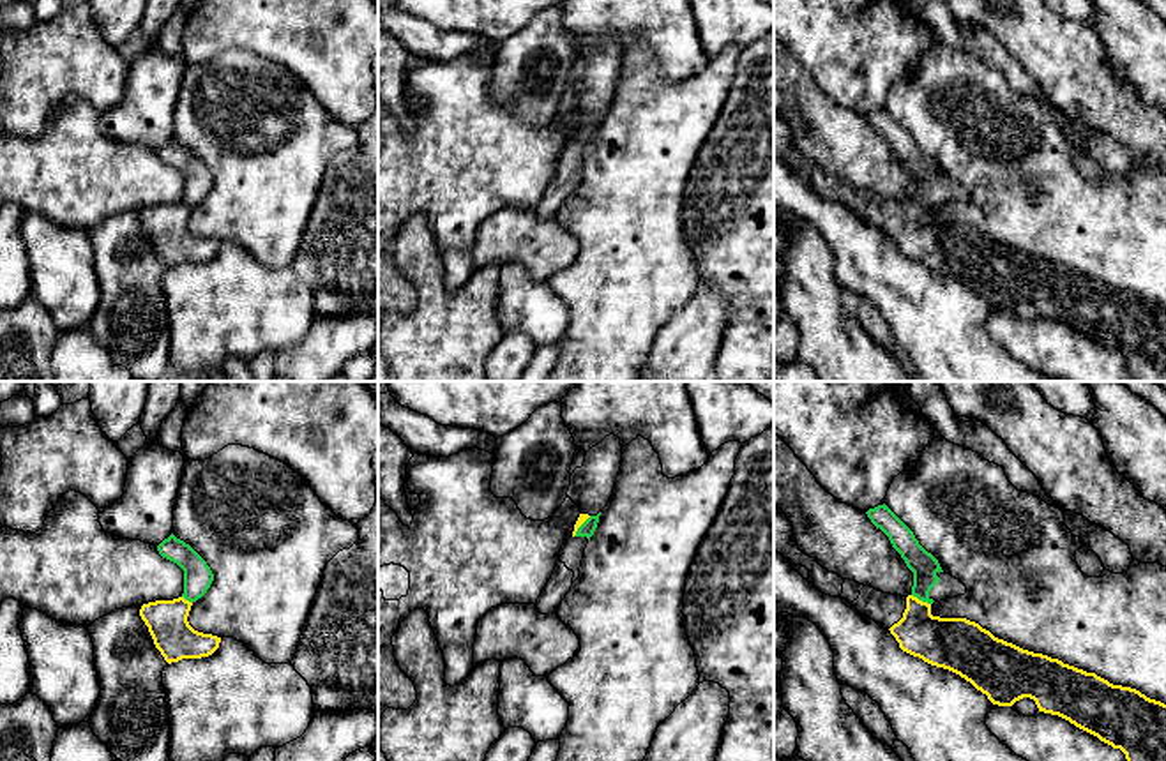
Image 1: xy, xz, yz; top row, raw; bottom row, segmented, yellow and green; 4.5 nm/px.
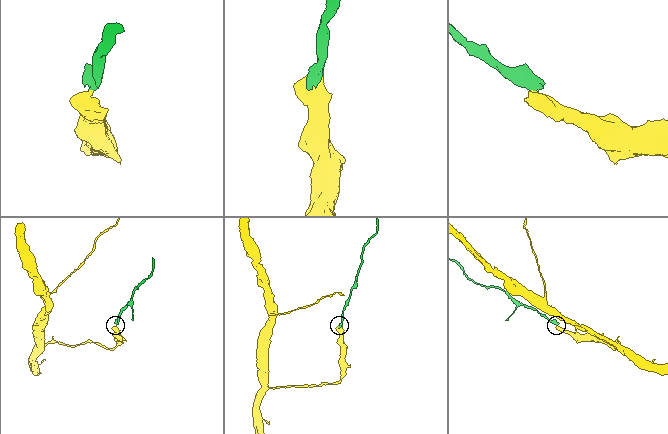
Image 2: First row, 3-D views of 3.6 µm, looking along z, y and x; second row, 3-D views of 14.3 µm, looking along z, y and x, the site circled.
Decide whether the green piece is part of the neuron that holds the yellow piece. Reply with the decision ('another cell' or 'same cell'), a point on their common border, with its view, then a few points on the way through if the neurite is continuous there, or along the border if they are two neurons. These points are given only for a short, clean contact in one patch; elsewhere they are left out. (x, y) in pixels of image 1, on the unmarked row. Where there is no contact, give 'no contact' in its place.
another cell; contact yz (921, 205); border yz (912, 198), (930, 209)

